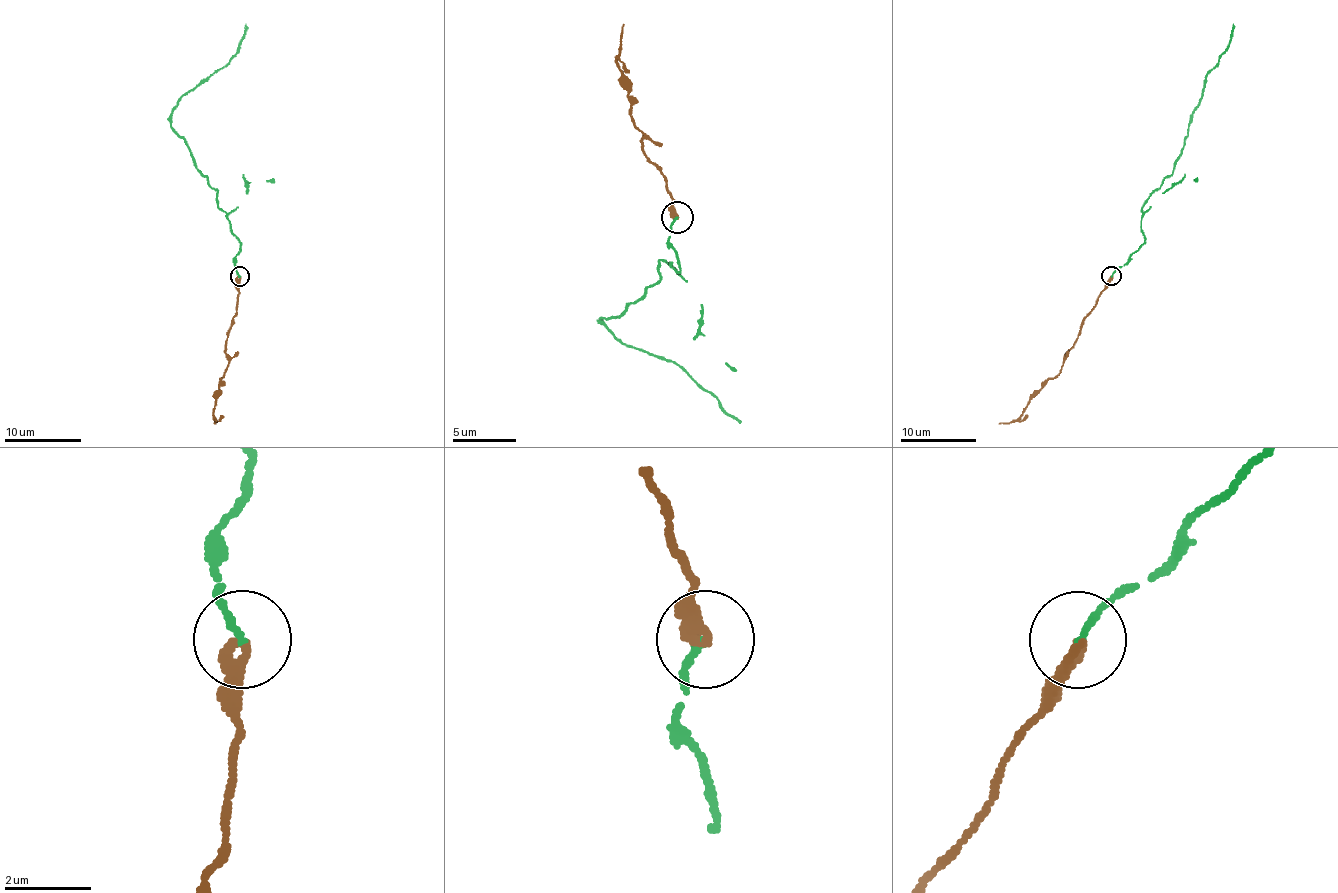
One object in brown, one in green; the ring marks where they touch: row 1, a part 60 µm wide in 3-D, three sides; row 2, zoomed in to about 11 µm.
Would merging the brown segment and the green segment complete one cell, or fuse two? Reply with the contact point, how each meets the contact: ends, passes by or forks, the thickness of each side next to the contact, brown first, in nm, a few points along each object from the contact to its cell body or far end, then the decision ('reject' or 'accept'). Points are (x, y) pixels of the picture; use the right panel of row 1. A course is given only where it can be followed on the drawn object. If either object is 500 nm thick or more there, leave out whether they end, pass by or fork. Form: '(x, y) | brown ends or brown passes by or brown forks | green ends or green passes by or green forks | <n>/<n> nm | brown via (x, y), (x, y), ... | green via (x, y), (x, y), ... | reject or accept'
(1111, 276) | brown ends | green ends | 320/150 nm | brown via (1111, 276), (1075, 345), (1064, 354), (1059, 373), (1046, 381), (1021, 415), (999, 423) | green via (1111, 276), (1144, 242), (1141, 206), (1173, 172), (1192, 111), (1204, 90), (1203, 81), (1223, 52), (1233, 23) | accept

